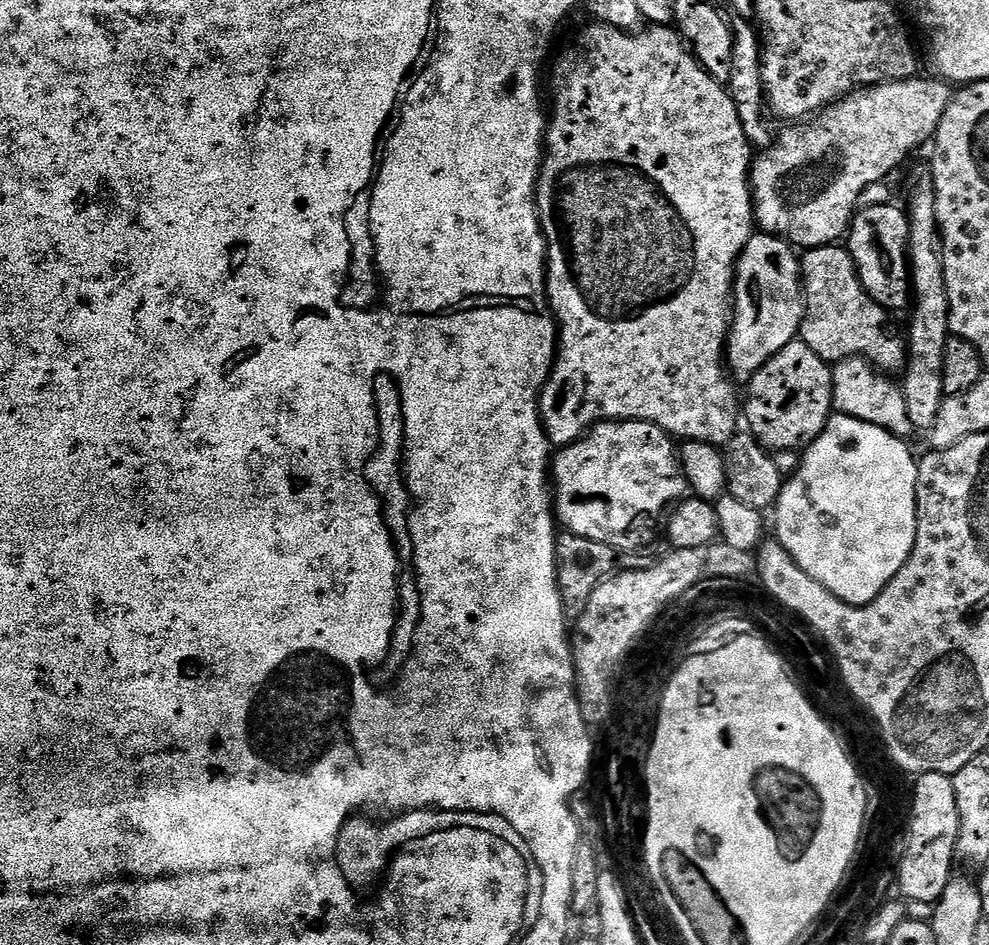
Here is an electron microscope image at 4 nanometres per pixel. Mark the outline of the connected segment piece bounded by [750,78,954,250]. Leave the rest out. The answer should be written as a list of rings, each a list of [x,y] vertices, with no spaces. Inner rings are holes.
[[[913,78],[910,80],[895,80],[894,82],[890,82],[889,84],[873,84],[872,87],[870,88],[858,88],[856,89],[855,92],[852,92],[850,95],[844,97],[843,100],[837,100],[836,103],[830,105],[829,108],[824,109],[823,112],[819,113],[815,118],[809,119],[807,122],[796,122],[793,123],[791,126],[784,126],[784,129],[781,130],[779,129],[778,135],[773,139],[772,145],[770,147],[763,149],[753,159],[752,161],[752,167],[750,169],[750,189],[751,189],[751,204],[752,204],[752,211],[754,213],[754,220],[755,223],[758,225],[759,231],[761,233],[767,234],[769,236],[779,236],[785,240],[788,241],[789,244],[795,246],[797,249],[800,250],[807,250],[810,248],[821,248],[822,246],[826,246],[827,244],[836,244],[837,241],[839,241],[839,236],[840,239],[847,233],[851,222],[852,222],[852,217],[854,213],[857,211],[858,208],[858,203],[860,201],[860,194],[862,190],[866,188],[866,186],[874,186],[875,184],[879,184],[881,182],[887,181],[889,178],[887,177],[888,175],[891,174],[892,171],[895,170],[896,167],[899,166],[900,163],[903,162],[904,159],[907,158],[908,155],[911,154],[912,151],[915,150],[916,144],[924,144],[933,139],[936,135],[936,127],[940,124],[940,119],[942,118],[942,114],[946,110],[946,106],[948,103],[951,102],[953,95],[954,95],[954,88],[953,85],[942,81],[942,80],[937,80],[935,78],[923,78],[924,80],[920,80],[921,78]]]

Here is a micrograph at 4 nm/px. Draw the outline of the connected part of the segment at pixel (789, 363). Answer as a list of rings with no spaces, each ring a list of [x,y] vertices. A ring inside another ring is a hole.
[[[797,338],[790,341],[770,362],[766,362],[754,374],[752,379],[747,381],[748,401],[743,401],[742,416],[748,419],[747,431],[756,437],[756,441],[766,450],[781,452],[791,448],[800,450],[812,443],[822,434],[822,430],[828,425],[828,420],[834,414],[832,407],[832,368],[829,361],[818,358],[810,346]]]

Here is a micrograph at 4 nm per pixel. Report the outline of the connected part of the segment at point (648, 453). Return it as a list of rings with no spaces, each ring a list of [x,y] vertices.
[[[610,420],[588,429],[573,444],[565,444],[550,464],[554,485],[554,516],[569,533],[619,550],[636,554],[656,540],[660,519],[689,495],[688,480],[680,468],[680,457],[673,437],[656,424],[645,420]]]

